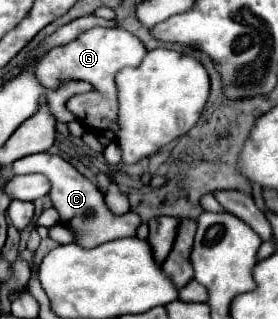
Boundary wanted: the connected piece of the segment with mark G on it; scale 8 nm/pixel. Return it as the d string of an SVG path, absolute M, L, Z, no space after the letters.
M91 28L83 32L77 40L57 46L51 52L47 52L39 64L37 64L37 78L41 80L43 86L53 88L57 82L73 78L73 80L87 80L95 86L95 92L79 94L69 100L69 110L71 114L81 122L81 126L95 136L103 136L103 132L119 132L119 122L117 122L117 84L115 84L115 74L121 68L135 68L141 64L143 56L147 54L143 42L123 30L123 28Z

